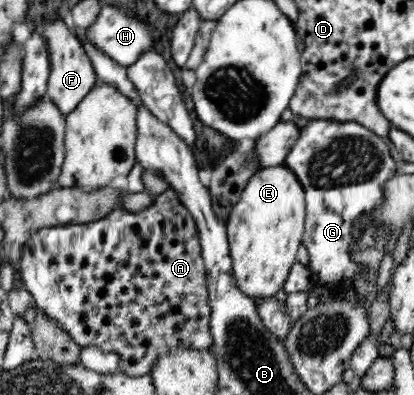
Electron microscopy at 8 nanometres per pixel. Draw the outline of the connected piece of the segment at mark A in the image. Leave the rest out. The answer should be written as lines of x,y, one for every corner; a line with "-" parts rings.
170,188
158,194
152,204
131,212
131,210
117,208
107,217
99,221
90,221
84,224
63,225
53,228
41,228
37,234
33,234
23,246
22,257
17,265
18,278
21,285
32,296
34,305
44,316
58,324
79,348
97,346
104,354
109,352
117,353
121,358
118,370
127,376
137,378
153,372
155,364
162,360
162,357
177,350
191,348
197,351
211,351
213,346
213,335
211,335
211,305
209,305
209,291
207,282
207,271
202,257
202,246
200,243
199,231
193,216
185,209
182,202
177,198
176,192

